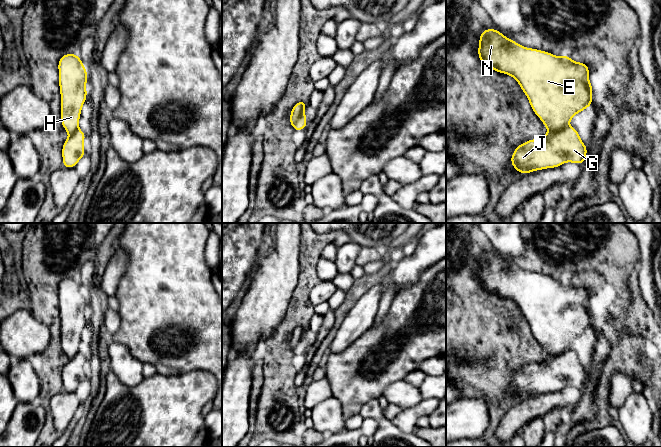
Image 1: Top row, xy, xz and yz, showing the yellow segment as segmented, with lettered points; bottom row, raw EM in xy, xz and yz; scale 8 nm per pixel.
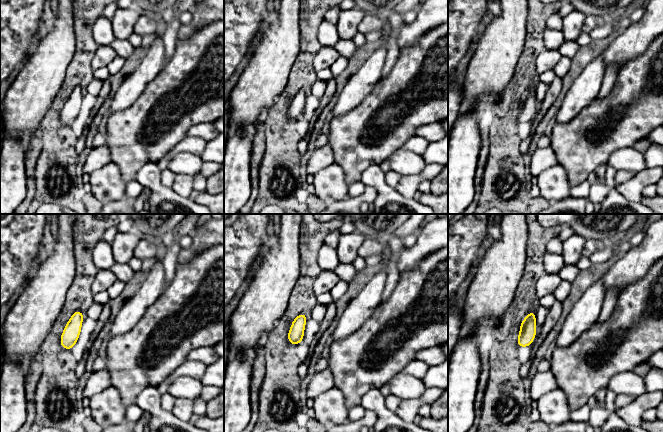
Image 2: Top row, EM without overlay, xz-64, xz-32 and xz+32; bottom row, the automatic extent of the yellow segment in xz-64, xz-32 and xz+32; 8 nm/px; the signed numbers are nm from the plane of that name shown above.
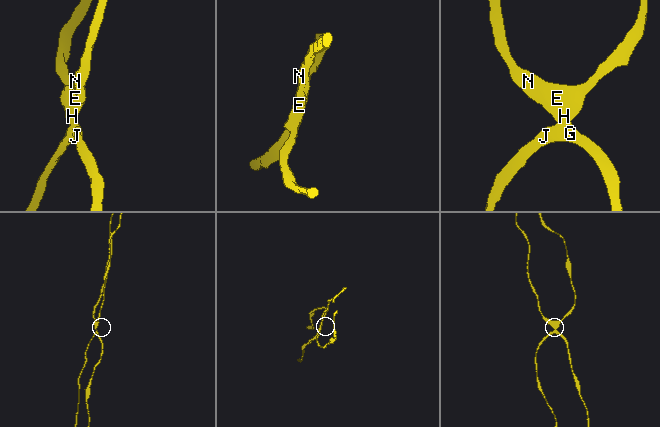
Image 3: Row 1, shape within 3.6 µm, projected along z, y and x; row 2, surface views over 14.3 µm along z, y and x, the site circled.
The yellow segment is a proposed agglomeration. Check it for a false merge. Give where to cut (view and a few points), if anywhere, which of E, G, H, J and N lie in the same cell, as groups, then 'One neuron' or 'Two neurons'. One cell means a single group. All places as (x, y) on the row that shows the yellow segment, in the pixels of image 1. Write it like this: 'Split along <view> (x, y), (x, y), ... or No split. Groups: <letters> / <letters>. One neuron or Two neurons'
Split along xz (304, 101), (302, 113), (292, 125). Groups: E H N / G J. Two neurons

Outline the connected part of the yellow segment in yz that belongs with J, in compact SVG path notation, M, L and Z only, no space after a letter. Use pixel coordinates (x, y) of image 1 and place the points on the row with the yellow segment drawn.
M569 126L518 145L510 161L516 171L526 175L546 168L558 168L566 162L583 165L586 157L587 146L576 128Z

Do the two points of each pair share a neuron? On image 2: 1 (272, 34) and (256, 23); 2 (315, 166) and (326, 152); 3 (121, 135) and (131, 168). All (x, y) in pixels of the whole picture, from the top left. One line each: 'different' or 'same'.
1: different
2: same
3: same

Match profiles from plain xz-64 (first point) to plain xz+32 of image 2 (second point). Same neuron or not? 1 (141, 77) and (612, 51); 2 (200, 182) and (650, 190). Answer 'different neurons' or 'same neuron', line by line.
1: different neurons
2: same neuron

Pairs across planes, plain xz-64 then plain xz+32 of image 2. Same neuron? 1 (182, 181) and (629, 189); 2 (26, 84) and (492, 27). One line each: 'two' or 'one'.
1: one
2: one

